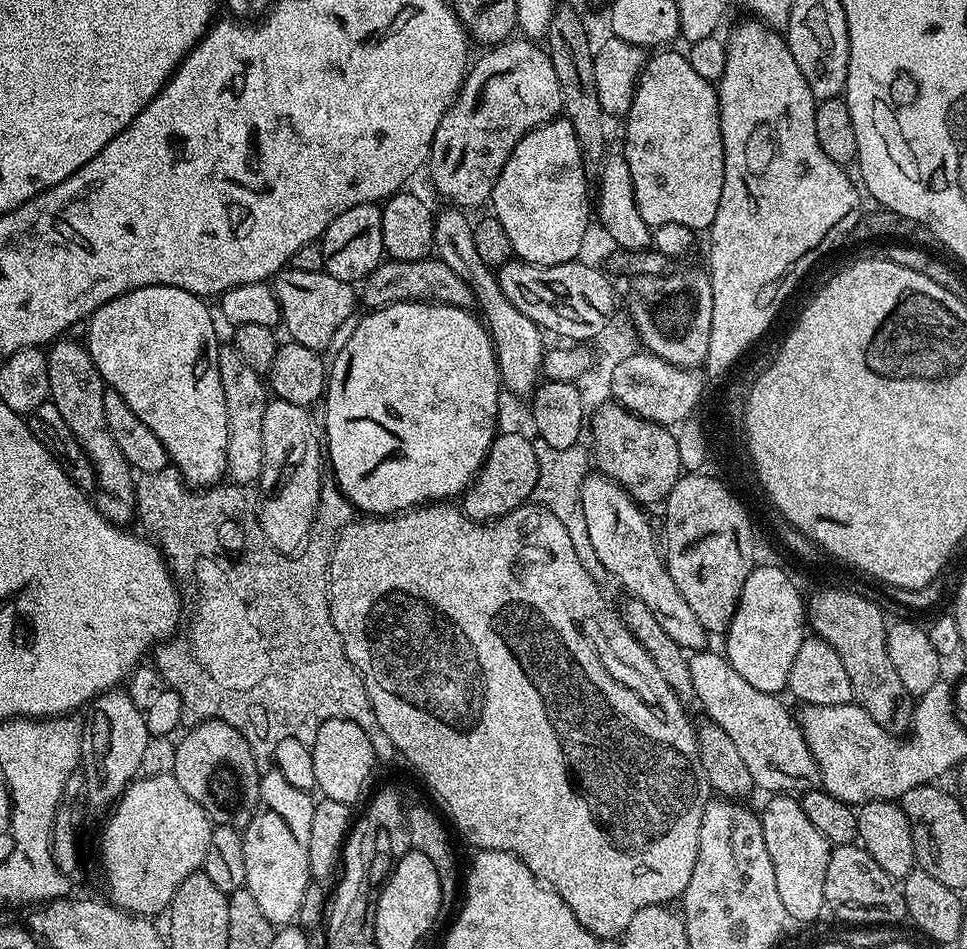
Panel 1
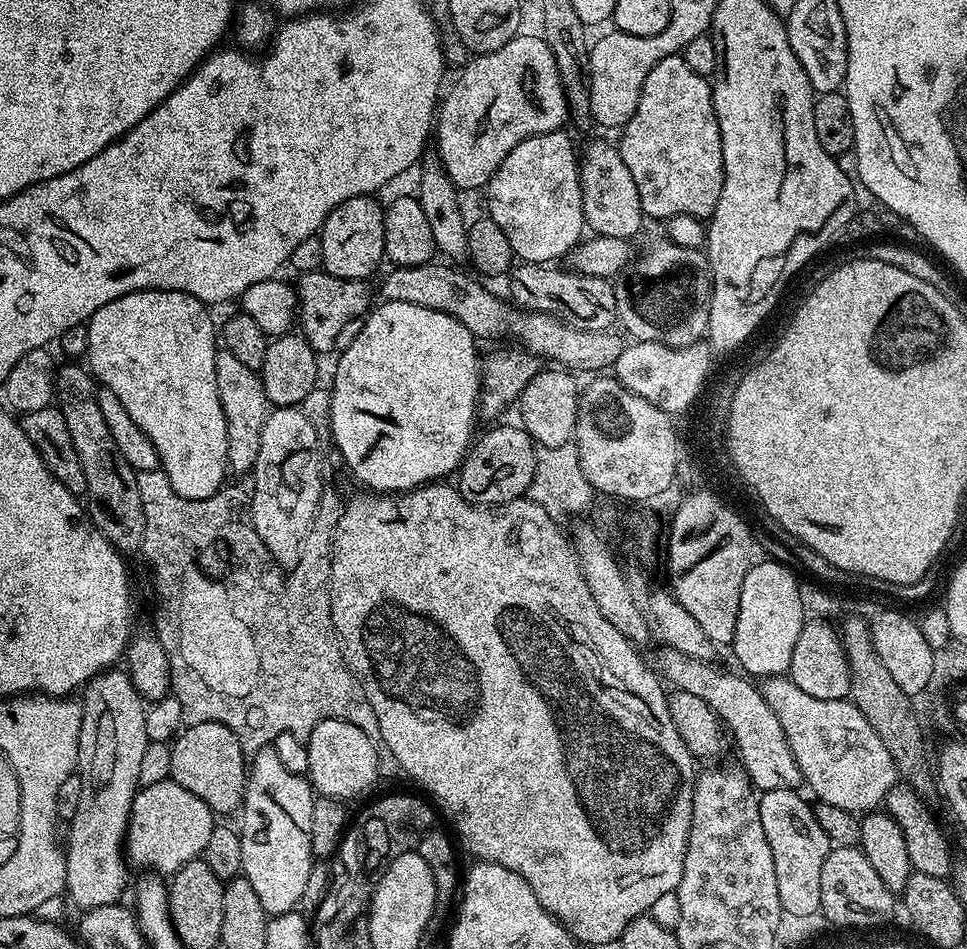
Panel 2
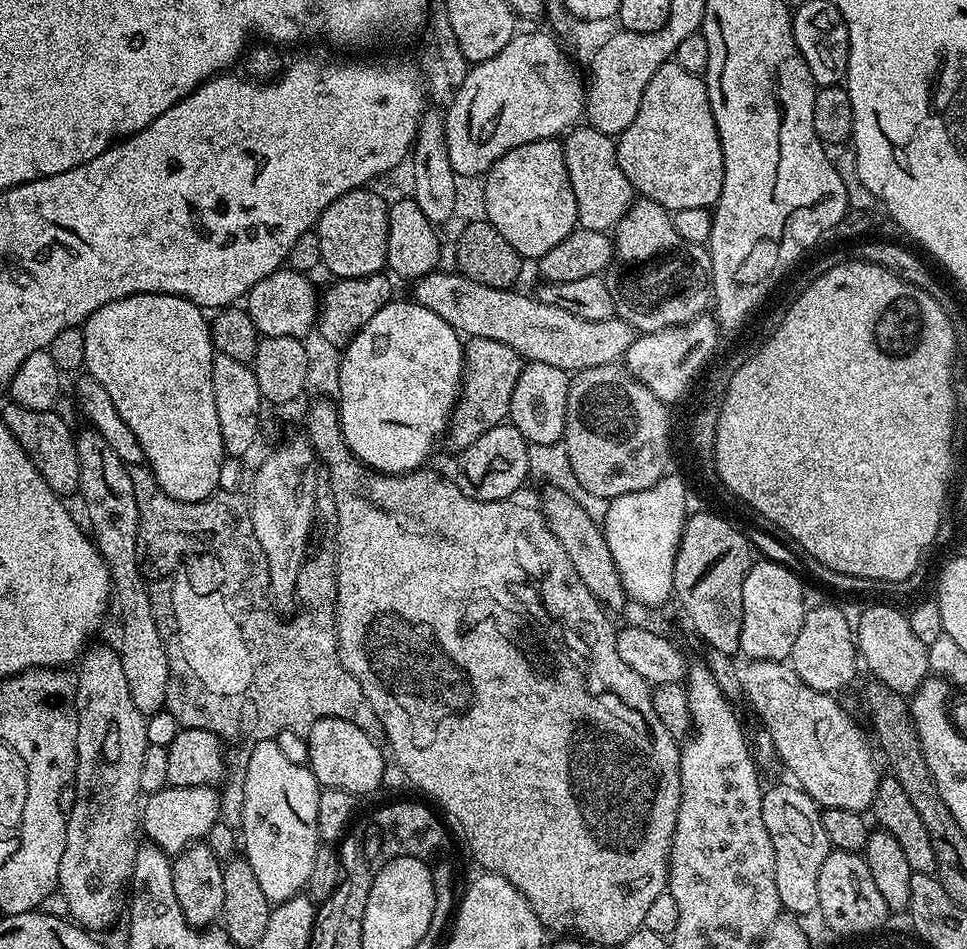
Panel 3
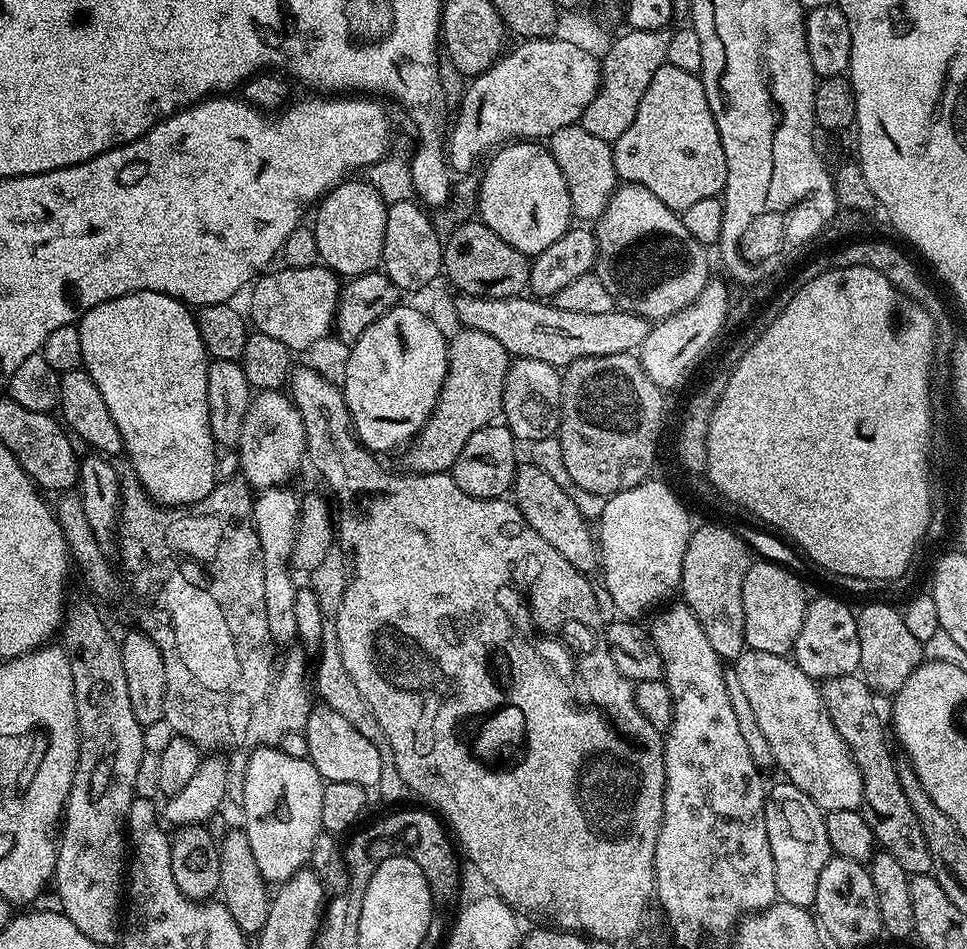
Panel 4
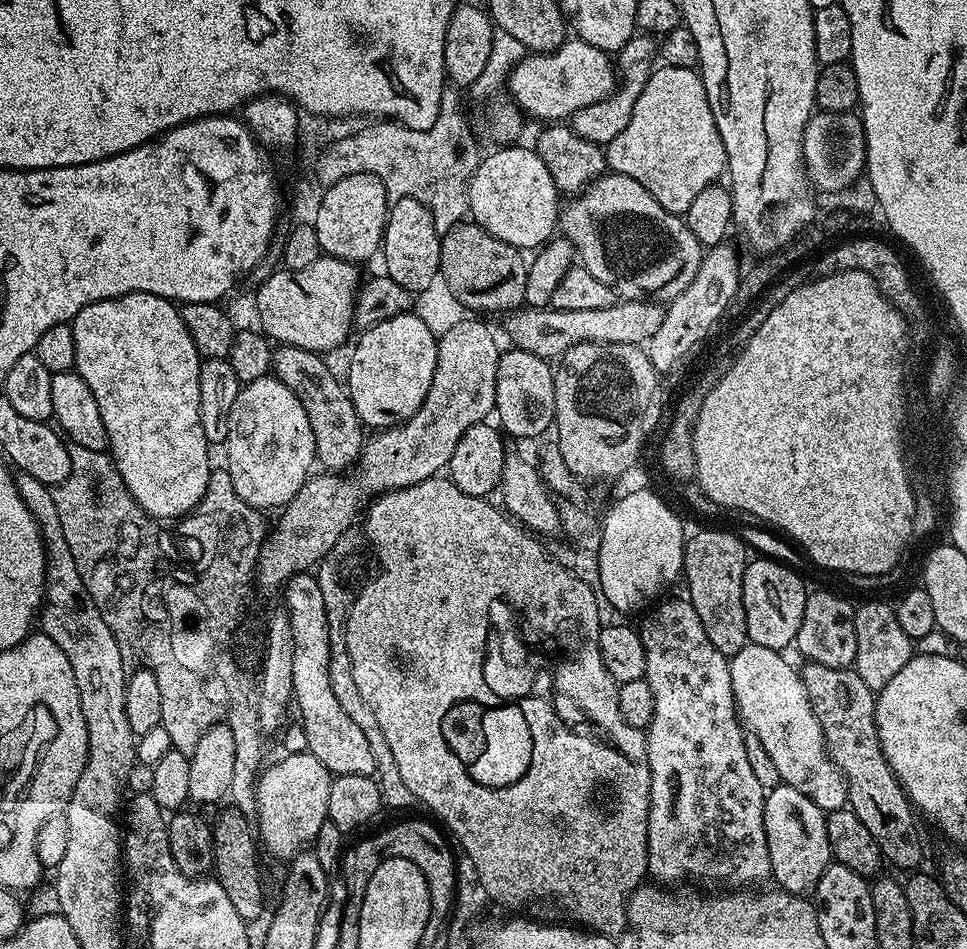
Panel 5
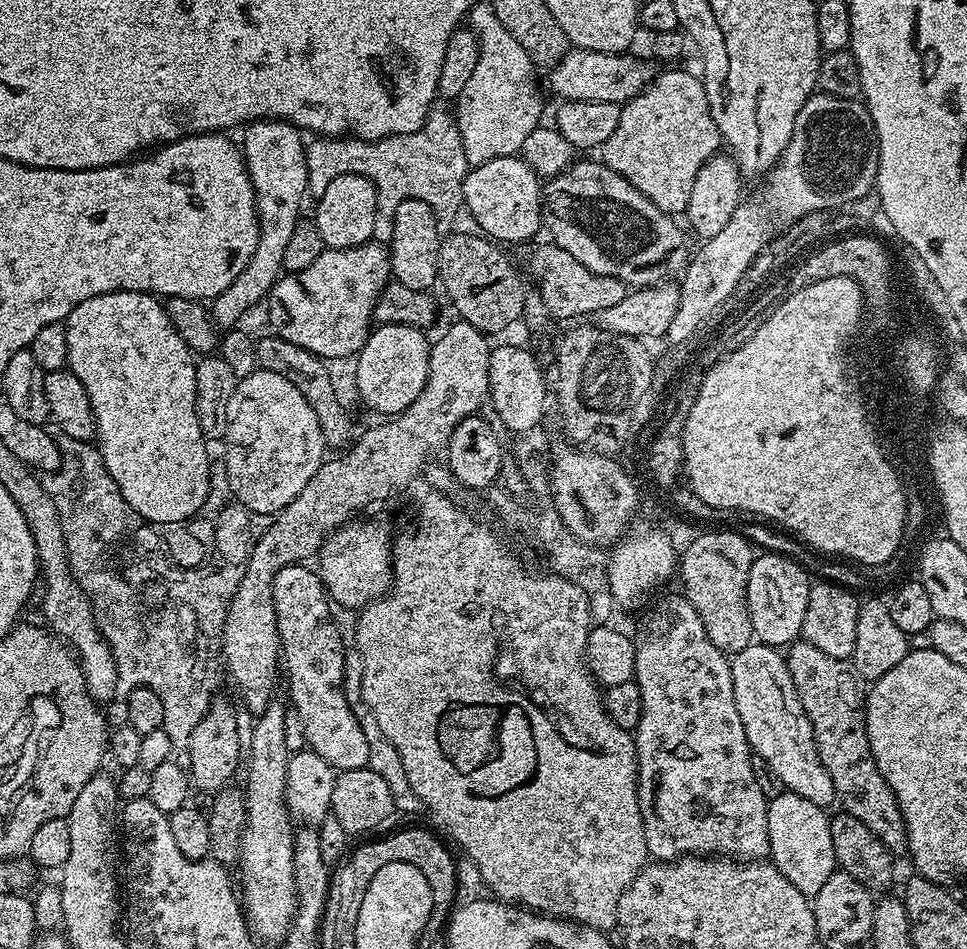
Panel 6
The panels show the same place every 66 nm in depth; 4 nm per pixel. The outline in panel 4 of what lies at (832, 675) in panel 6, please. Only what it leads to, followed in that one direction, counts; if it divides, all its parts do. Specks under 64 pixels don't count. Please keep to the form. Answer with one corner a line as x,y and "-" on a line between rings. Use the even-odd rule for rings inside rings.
856,674
825,680
819,689
824,699
824,709
830,714
834,728
846,742
862,774
862,802
858,811
866,818
866,826
870,826
877,845
883,851
894,854
895,860
902,865
902,870
908,872
909,877
929,875
932,870
930,846
926,846
922,826
918,826
918,818
914,810
910,810
906,794
902,794
902,782
898,782
896,773
898,760
892,757
888,749
890,736
885,721
884,724
880,721
880,712
876,709
877,697

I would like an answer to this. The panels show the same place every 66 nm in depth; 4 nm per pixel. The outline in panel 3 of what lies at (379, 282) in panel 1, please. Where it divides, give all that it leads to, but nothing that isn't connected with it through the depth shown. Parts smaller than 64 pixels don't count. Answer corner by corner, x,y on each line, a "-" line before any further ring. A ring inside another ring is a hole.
437,270
426,274
421,280
411,285
411,299
417,304
426,306
426,310
434,310
438,318
446,318
455,332
461,337
490,338
494,342
502,342
510,346
525,361
537,364
546,362
546,366
558,366
558,370
569,374
575,374
593,368
594,366
606,366
623,361
624,355
630,350
634,339
632,327
619,318
611,320
587,320
570,314
570,310
562,310
558,306
550,306
542,302
535,295
523,296
512,288
495,288
494,286
482,286
482,282
474,282
470,278
460,275
459,271
444,272

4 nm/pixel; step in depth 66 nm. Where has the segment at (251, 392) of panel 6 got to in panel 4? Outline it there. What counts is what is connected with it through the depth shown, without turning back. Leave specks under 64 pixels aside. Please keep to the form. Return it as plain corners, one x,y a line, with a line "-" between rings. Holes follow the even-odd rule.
281,391
260,392
252,400
236,445
245,483
256,490
281,487
305,459
305,426
295,404

